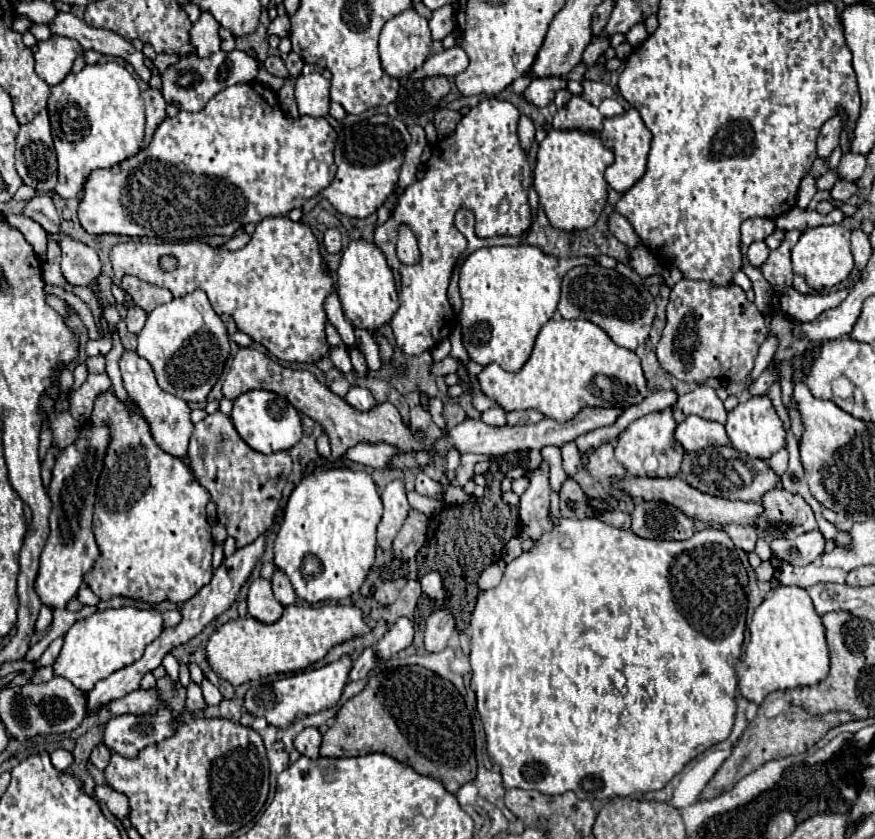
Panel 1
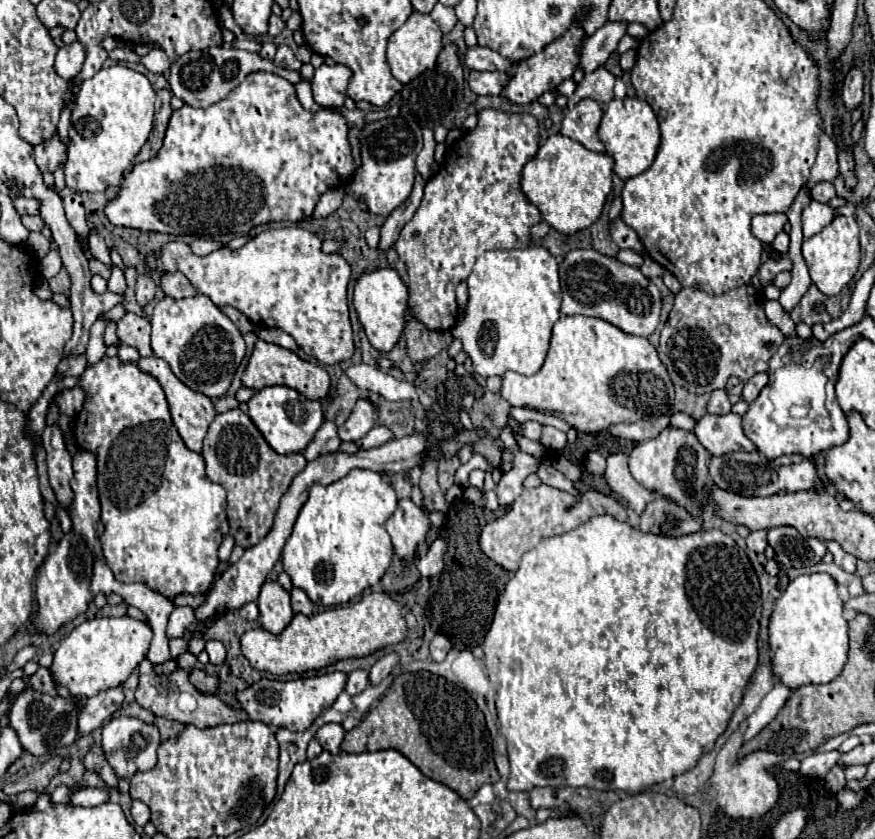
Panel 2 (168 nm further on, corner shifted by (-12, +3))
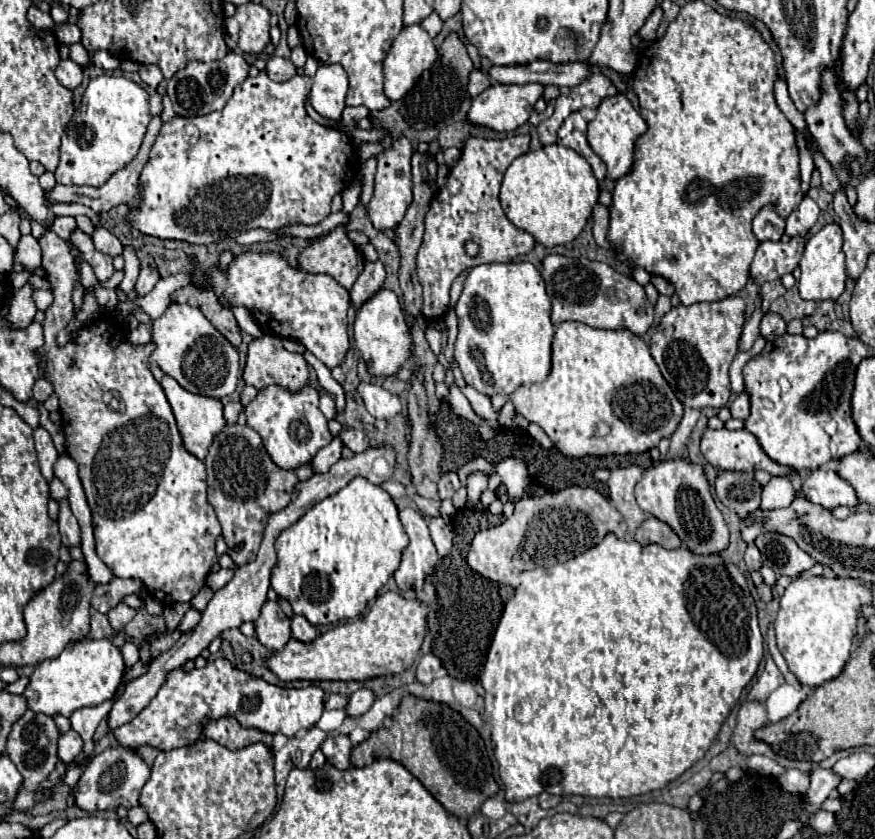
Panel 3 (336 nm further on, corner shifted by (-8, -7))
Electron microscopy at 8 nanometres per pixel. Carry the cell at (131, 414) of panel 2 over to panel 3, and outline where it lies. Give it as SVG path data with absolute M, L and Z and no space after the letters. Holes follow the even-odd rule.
M42 233L38 243L42 249L42 269L46 271L44 277L54 295L52 305L44 311L44 345L38 349L38 357L42 377L52 383L54 393L60 399L66 451L78 463L78 475L92 511L96 553L116 577L140 579L148 593L164 605L192 601L192 597L206 585L206 577L218 561L216 539L220 535L220 523L212 505L206 501L206 467L184 449L164 389L150 373L150 353L156 345L152 341L146 345L132 345L124 325L112 319L114 311L104 309L92 323L76 329L68 345L56 347L58 333L66 329L68 321L76 315L72 291L80 283L80 273L68 243L56 233ZM116 335L124 337L118 347L112 345Z

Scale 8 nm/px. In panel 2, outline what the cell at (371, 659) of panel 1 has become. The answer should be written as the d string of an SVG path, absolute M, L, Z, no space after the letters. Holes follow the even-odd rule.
M356 669L350 673L348 683L346 683L346 691L350 695L358 695L360 691L364 691L368 687L368 671L364 669Z

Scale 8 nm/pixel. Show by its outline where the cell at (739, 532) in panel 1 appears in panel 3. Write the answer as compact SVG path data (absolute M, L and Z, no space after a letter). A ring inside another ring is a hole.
M754 543L748 545L744 561L746 561L748 571L760 571L760 567L762 567L762 555L760 555L760 551L758 551L758 547Z

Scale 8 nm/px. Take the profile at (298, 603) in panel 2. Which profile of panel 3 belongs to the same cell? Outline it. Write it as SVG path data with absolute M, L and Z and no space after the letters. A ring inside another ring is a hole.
M294 615L294 617L292 617L292 637L294 637L296 641L310 643L310 641L316 639L316 635L318 635L316 627L310 625L304 617L300 617L300 615Z

